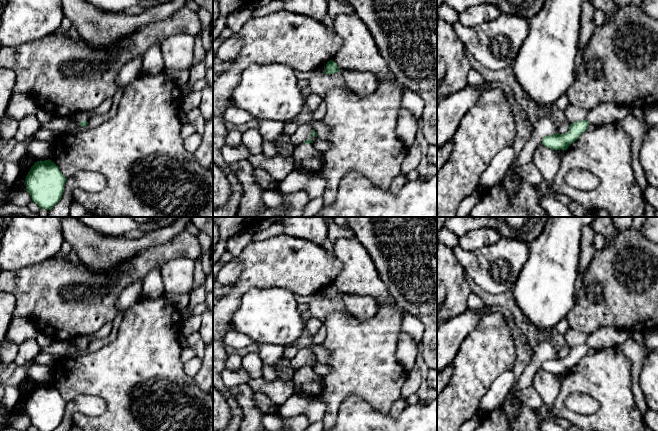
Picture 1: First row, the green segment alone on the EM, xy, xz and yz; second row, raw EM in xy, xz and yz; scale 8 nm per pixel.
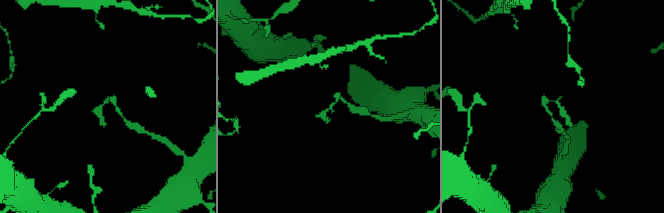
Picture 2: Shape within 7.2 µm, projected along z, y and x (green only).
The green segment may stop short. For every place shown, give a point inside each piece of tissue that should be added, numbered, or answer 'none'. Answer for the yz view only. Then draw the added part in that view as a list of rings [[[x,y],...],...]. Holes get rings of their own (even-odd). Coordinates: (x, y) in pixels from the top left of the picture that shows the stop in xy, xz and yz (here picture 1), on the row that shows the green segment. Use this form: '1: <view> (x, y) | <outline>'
1: yz (605, 113) | [[[601,103],[588,111],[586,119],[590,124],[600,126],[620,122],[631,109],[616,103]]]

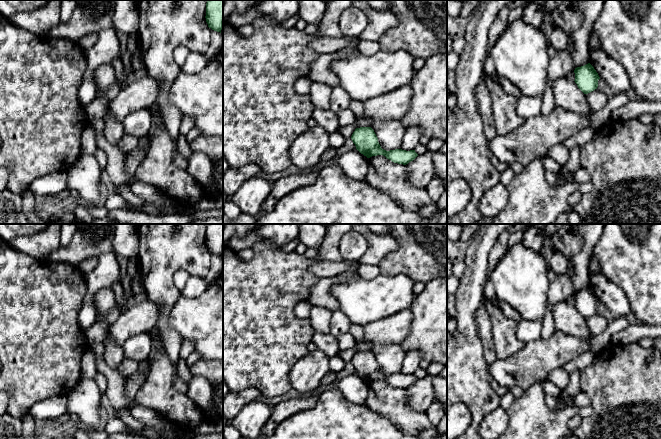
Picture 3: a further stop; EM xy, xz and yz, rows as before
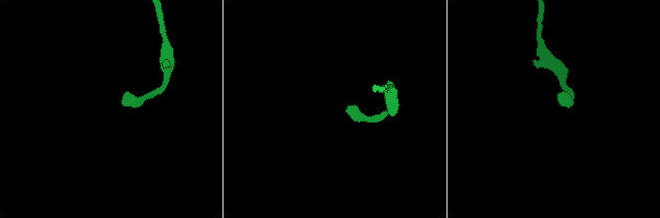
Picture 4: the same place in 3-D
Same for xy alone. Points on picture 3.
none

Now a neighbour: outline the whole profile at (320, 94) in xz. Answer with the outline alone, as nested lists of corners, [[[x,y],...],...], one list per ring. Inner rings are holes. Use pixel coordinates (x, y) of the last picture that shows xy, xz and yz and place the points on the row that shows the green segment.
[[[313,82],[310,86],[310,92],[308,96],[314,107],[330,110],[332,91],[333,87],[325,83]]]

